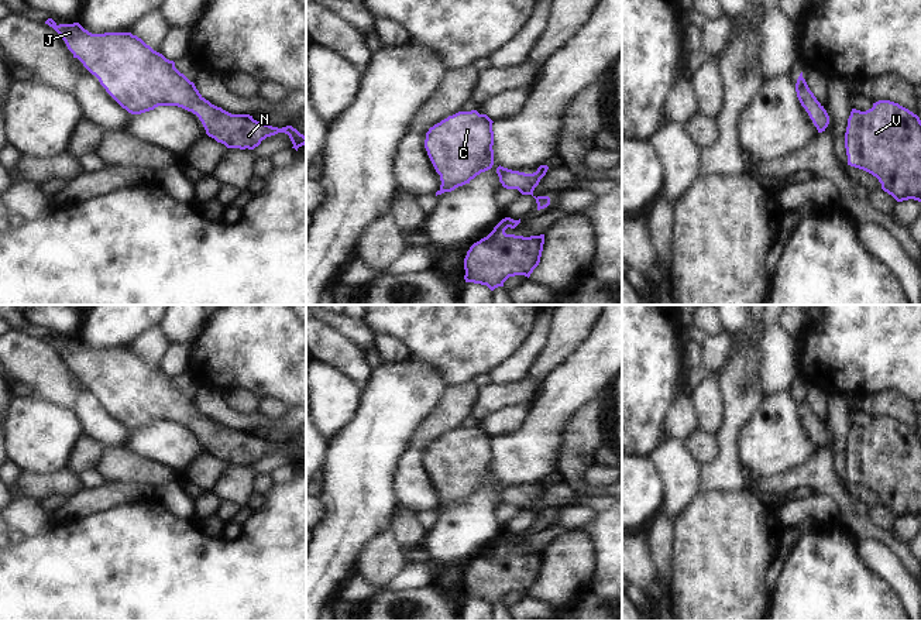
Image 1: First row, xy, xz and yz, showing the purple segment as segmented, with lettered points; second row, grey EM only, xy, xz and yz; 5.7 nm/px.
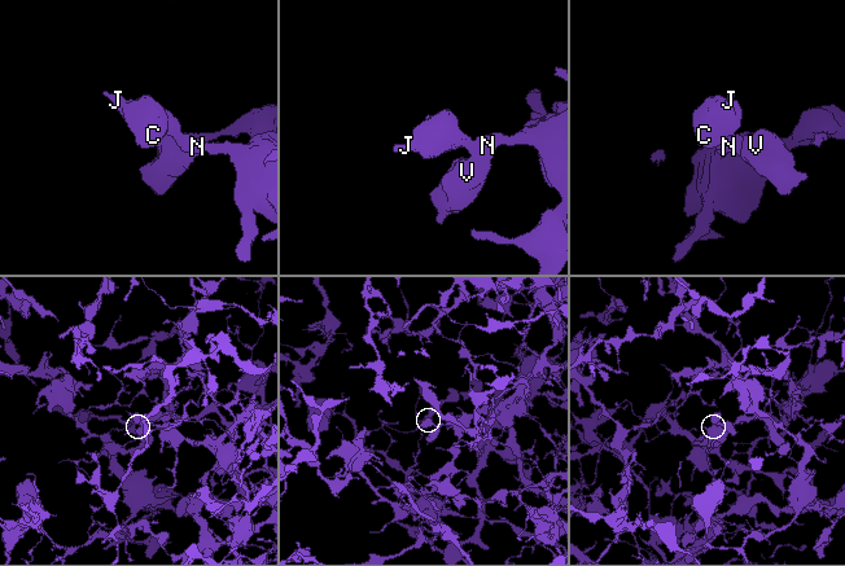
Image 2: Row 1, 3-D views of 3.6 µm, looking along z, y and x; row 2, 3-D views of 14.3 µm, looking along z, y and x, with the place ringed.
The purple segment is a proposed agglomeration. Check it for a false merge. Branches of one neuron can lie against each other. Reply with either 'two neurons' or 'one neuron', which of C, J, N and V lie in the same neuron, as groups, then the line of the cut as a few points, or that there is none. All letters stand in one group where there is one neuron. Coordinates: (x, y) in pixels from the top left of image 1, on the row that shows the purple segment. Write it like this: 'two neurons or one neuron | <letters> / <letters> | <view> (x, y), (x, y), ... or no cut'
one neuron | C J N V | no cut

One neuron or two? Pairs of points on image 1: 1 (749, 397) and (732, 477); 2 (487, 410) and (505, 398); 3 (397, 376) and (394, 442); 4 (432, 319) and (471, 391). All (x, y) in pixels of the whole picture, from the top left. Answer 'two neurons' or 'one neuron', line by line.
1: one neuron
2: one neuron
3: one neuron
4: two neurons

